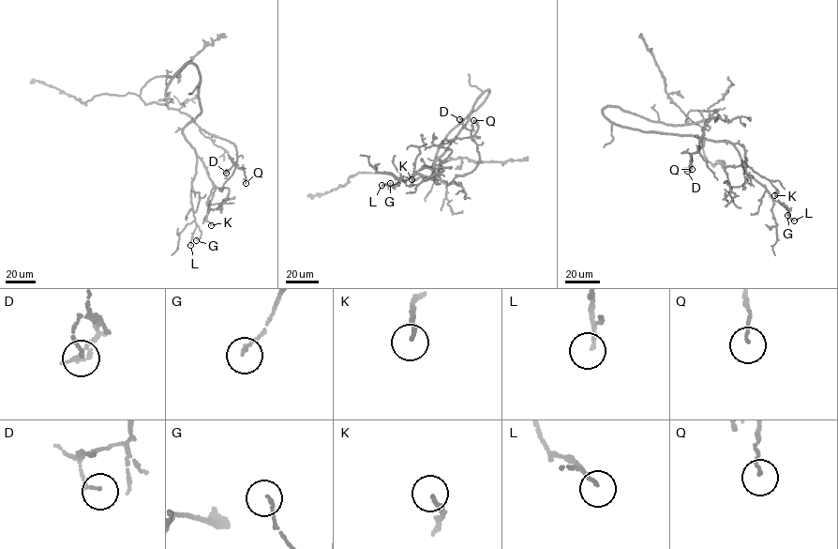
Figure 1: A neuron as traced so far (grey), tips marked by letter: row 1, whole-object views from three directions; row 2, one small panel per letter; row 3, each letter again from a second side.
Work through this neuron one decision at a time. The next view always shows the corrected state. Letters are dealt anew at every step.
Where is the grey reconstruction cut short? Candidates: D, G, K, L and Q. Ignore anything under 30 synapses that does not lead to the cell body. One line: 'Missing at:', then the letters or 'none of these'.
Missing at: none of these

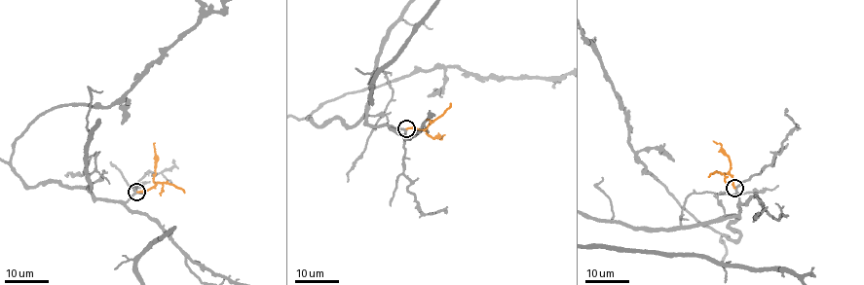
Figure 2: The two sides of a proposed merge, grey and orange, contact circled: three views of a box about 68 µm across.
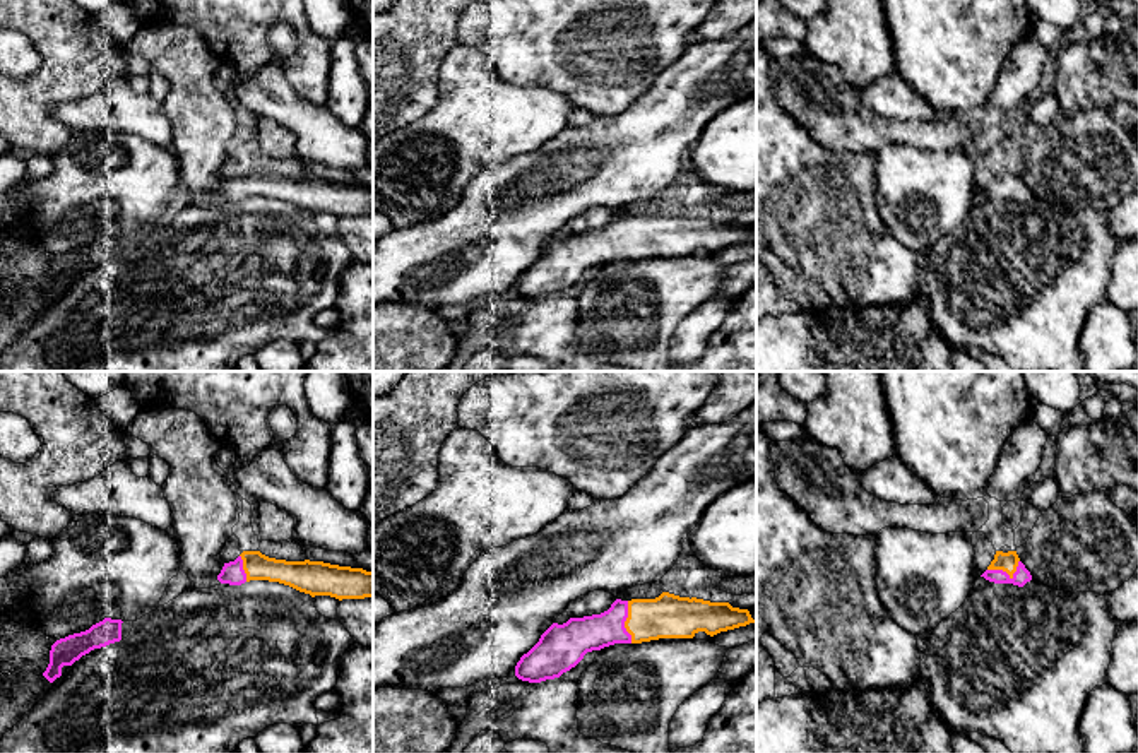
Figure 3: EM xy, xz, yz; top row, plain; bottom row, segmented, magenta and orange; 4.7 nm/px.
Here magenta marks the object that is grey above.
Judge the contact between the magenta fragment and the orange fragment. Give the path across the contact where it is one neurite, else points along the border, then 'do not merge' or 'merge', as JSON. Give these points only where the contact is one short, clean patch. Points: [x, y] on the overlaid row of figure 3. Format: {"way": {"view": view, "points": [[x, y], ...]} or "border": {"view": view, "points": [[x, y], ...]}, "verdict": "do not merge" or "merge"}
{"way": {"view": "yz", "points": [[1022, 575], [1007, 574], [1007, 562]]}, "verdict": "merge"}

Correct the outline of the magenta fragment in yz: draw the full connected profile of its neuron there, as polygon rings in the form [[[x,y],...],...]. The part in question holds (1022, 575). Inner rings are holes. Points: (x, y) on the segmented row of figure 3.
[[[996,551],[994,560],[981,577],[994,584],[1013,584],[1018,587],[1032,580],[1030,572],[1020,561],[1016,551]]]

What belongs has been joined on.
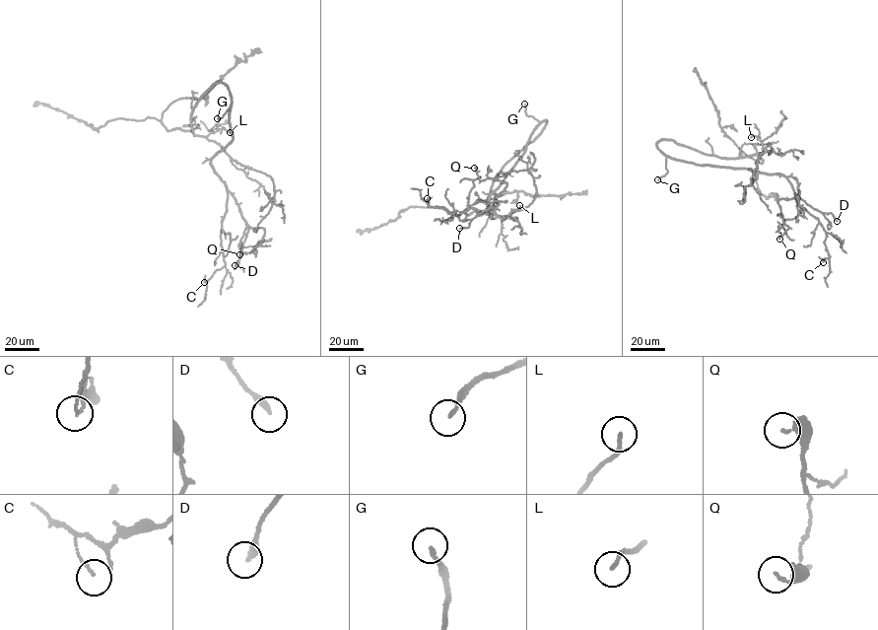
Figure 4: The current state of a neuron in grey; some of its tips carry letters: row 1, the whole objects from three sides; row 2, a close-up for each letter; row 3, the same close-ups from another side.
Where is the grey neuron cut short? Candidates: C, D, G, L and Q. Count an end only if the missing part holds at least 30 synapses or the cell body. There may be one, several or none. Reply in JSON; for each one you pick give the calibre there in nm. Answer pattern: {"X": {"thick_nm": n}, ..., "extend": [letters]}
{"G": {"thick_nm": 200}, "extend": ["G"]}

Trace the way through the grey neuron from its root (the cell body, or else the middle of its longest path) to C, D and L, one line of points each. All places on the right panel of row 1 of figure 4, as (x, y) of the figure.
C: (658, 142), (657, 148), (677, 160), (786, 177), (796, 202), (818, 220), (825, 232), (829, 256), (823, 262)
D: (658, 142), (657, 148), (677, 160), (789, 175), (796, 180), (798, 196), (814, 209), (831, 213), (837, 221)
L: (658, 142), (666, 139), (704, 153), (737, 158), (762, 152), (759, 137), (751, 137)

